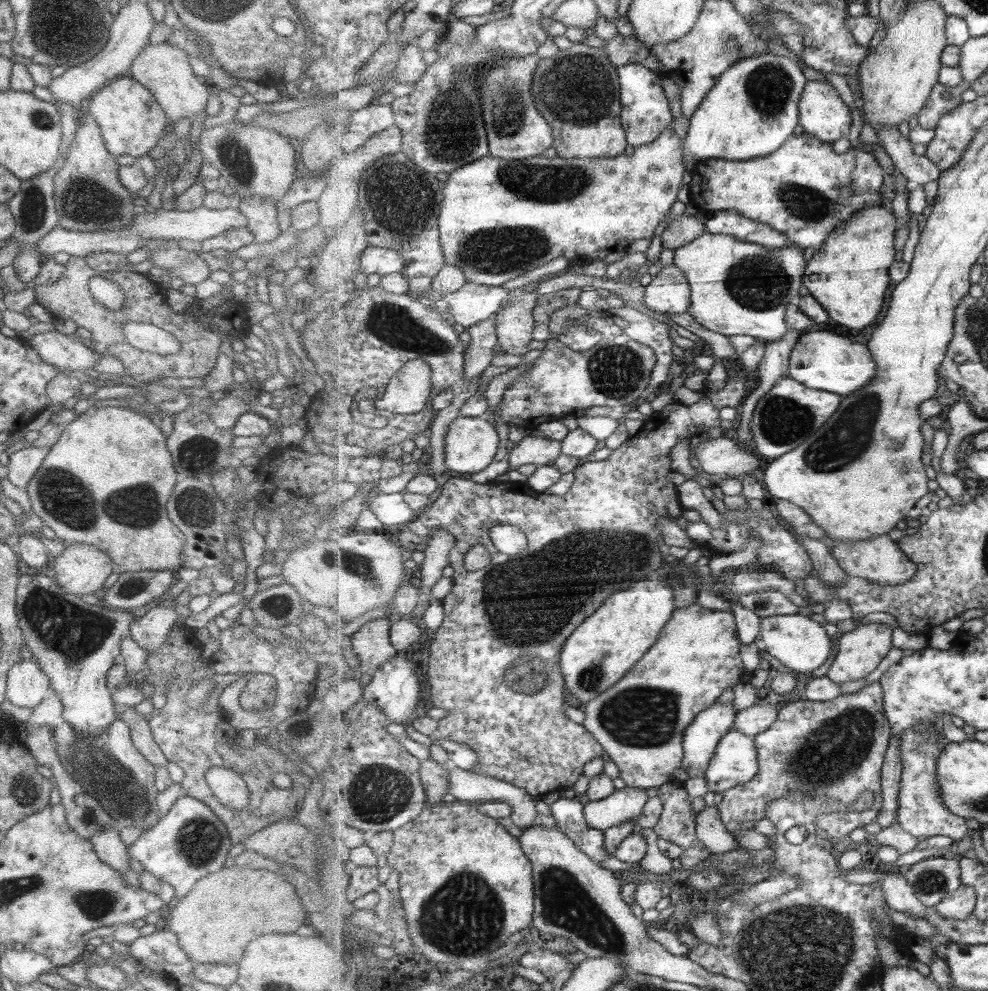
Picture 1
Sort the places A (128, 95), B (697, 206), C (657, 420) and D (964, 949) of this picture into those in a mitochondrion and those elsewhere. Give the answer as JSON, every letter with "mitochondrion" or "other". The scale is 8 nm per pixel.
{"A":"other","B":"other","C":"other","D":"other"}

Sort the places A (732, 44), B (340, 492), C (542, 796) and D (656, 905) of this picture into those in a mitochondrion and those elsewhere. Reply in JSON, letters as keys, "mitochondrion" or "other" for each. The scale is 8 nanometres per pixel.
{"A":"mitochondrion","B":"other","C":"other","D":"other"}

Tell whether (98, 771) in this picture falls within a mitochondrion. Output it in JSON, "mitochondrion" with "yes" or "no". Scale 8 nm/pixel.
{"mitochondrion":"yes"}

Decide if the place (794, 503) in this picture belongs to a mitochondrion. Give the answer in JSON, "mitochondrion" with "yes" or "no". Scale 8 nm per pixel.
{"mitochondrion":"no"}

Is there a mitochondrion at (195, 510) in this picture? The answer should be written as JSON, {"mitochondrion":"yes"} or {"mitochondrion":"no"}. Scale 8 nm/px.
{"mitochondrion":"yes"}

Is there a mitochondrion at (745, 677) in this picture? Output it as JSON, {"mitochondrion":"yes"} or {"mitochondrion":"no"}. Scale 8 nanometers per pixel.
{"mitochondrion":"no"}

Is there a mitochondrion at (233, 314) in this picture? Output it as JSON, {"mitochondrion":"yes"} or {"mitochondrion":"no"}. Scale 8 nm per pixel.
{"mitochondrion":"no"}

